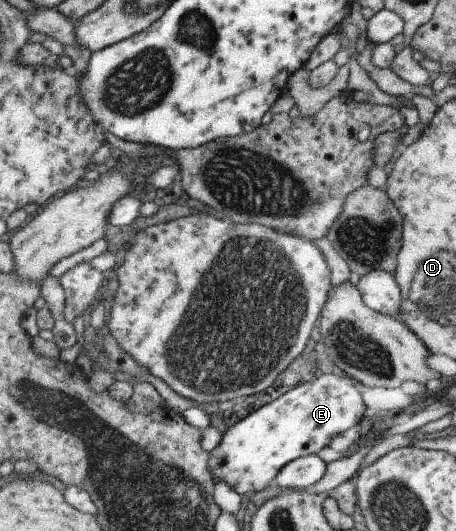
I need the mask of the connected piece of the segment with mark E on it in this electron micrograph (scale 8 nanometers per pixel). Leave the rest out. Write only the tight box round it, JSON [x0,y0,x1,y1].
[210,370,375,496]

